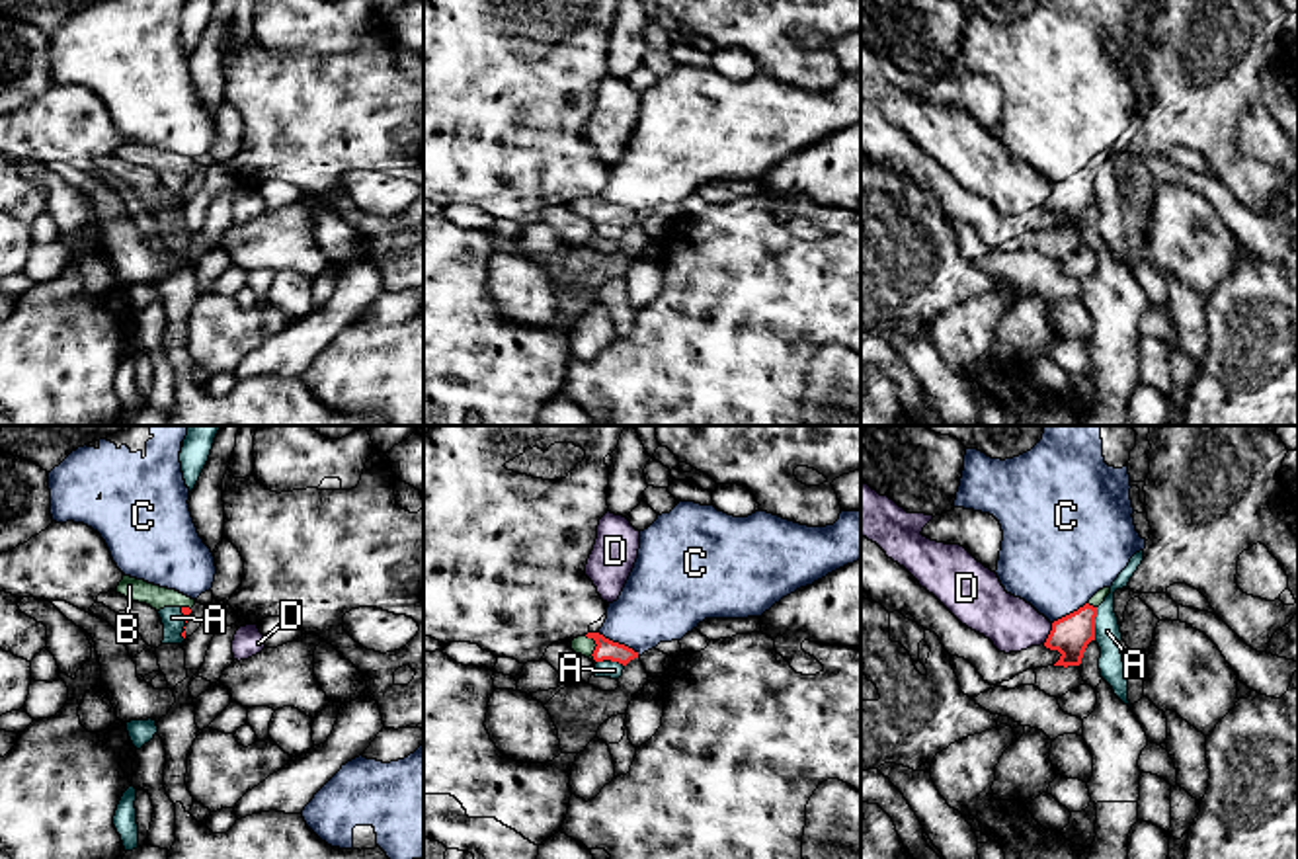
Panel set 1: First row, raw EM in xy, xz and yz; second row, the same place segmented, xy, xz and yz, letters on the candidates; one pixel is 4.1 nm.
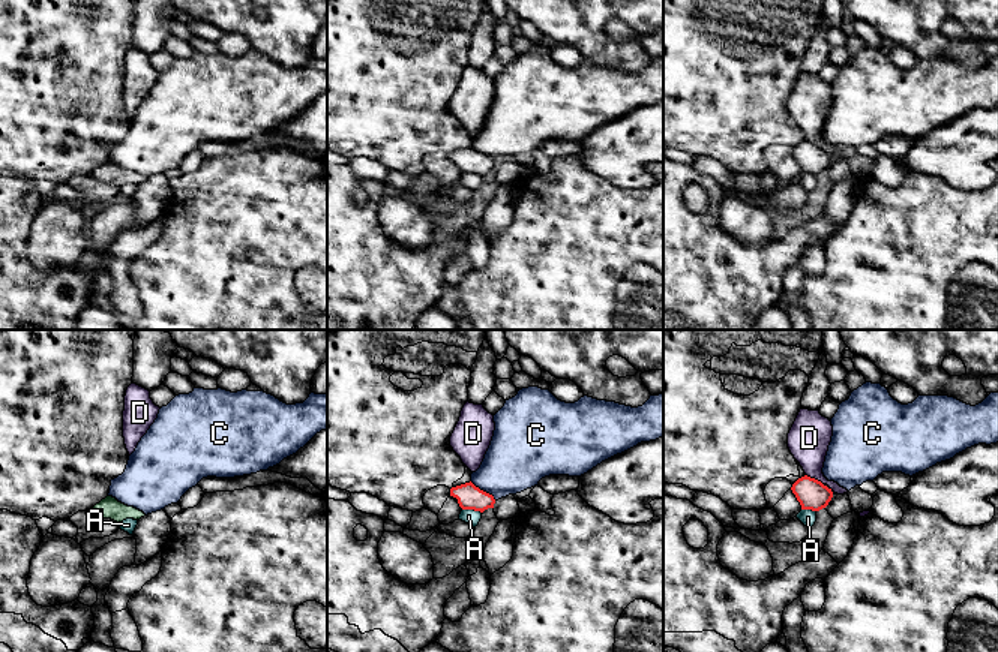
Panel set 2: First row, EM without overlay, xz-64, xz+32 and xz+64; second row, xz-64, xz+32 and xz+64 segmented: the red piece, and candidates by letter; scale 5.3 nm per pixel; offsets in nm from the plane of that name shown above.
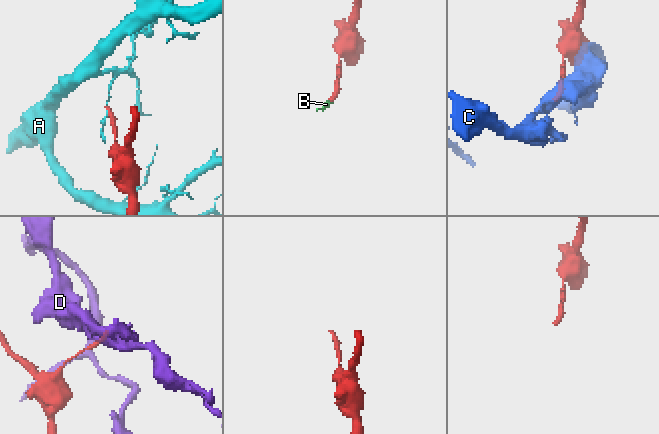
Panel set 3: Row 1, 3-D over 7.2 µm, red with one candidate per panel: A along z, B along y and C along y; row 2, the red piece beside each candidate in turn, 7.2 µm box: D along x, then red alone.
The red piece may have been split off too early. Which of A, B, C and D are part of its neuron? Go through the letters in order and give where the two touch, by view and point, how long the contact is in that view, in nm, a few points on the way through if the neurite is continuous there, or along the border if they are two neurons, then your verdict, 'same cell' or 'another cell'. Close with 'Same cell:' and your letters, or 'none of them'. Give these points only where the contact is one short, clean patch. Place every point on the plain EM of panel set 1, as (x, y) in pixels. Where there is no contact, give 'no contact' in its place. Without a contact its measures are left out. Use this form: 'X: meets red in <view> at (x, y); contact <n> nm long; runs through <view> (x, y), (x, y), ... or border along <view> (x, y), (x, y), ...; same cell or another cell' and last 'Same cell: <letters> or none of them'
A: meets red in yz at (1094, 186); contact 140 nm long; another cell
B: meets red in xz at (596, 209); contact 130 nm long; runs through xz (606, 211), (596, 209), (582, 207); same cell
C: meets red in xz at (617, 205); contact 200 nm long; another cell
D: meets red in yz at (1051, 196); contact 100 nm long; another cell
Same cell: B

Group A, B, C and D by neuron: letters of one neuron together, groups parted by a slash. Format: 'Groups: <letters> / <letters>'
Groups: A / B / C / D

